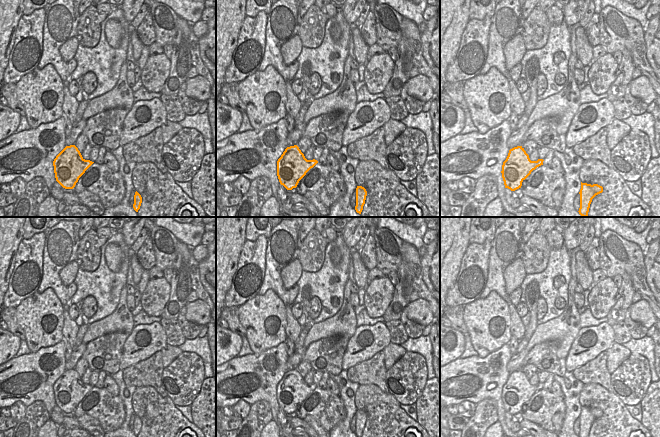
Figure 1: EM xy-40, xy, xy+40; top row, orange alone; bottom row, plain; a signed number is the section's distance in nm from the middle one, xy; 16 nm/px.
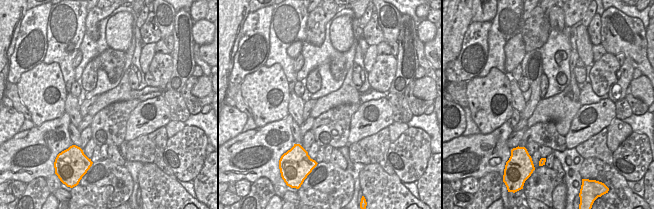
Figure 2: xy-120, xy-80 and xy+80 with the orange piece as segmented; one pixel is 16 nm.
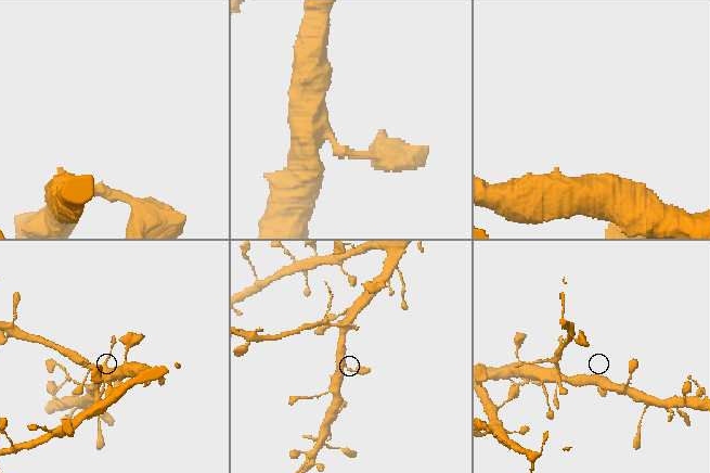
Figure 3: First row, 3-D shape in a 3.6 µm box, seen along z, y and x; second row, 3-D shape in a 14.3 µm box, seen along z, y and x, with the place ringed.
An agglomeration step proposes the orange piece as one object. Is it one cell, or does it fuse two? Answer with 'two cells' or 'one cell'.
one cell

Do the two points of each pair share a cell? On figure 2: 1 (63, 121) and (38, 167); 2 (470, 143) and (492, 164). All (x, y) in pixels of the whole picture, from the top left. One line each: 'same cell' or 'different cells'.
1: same cell
2: same cell

